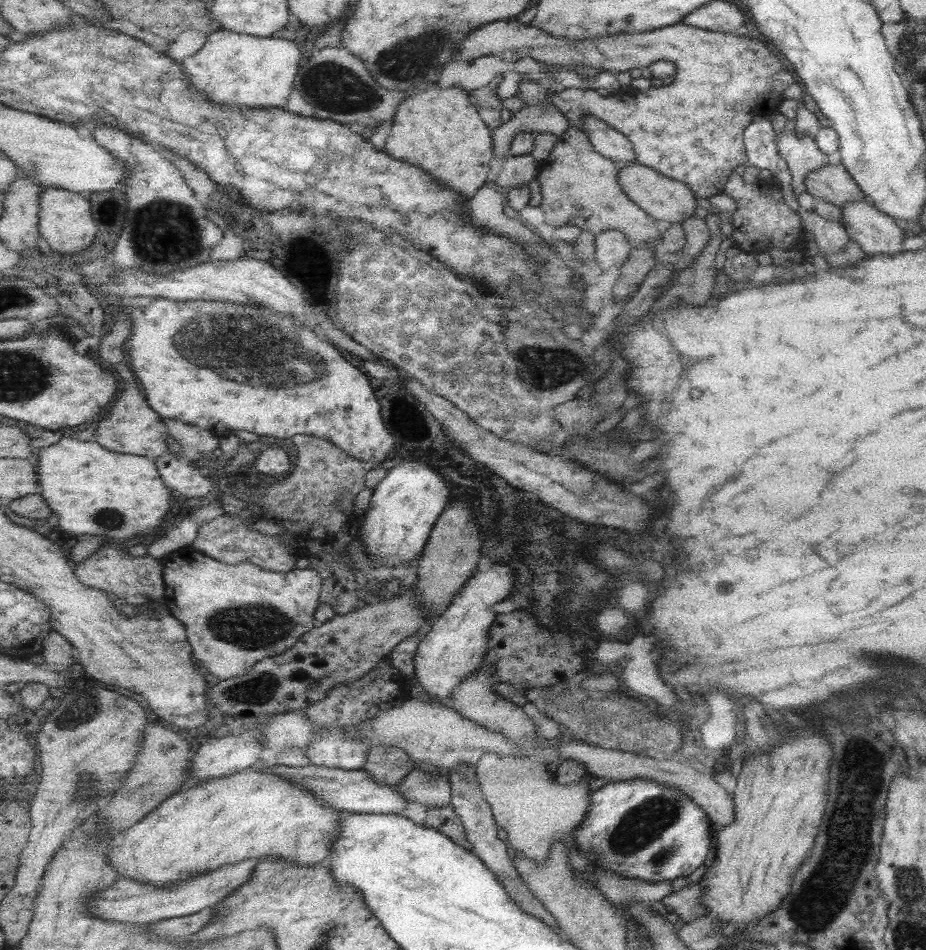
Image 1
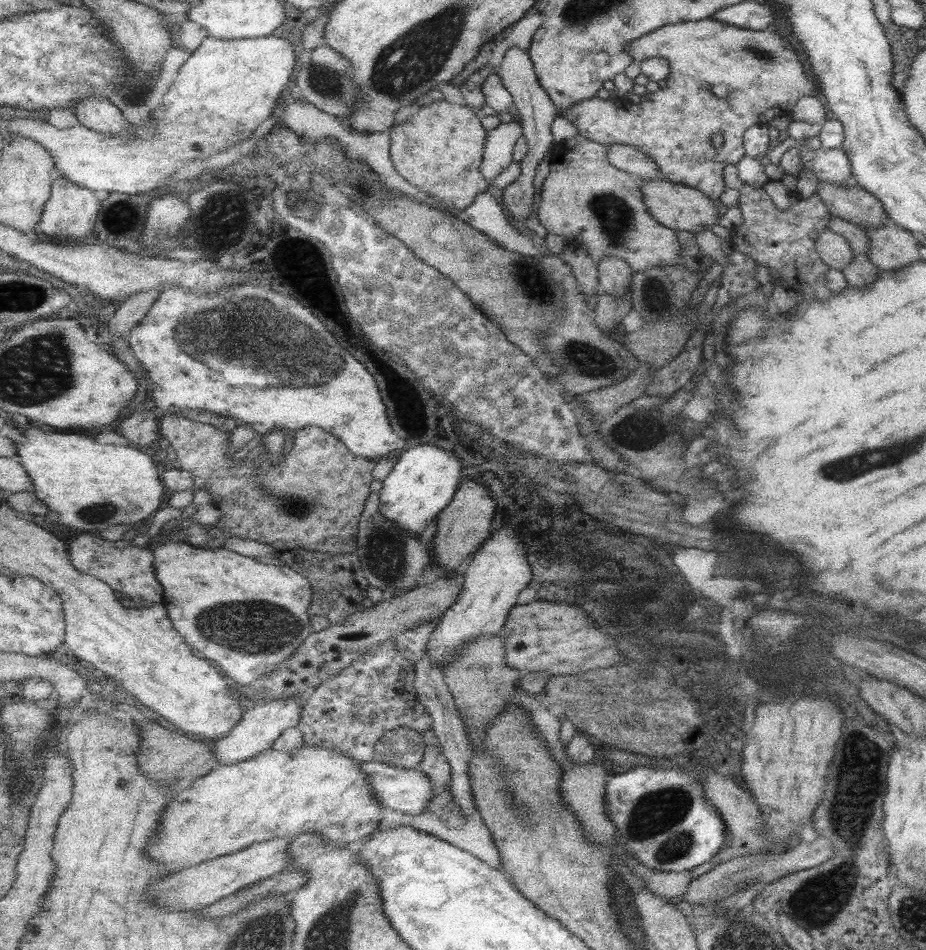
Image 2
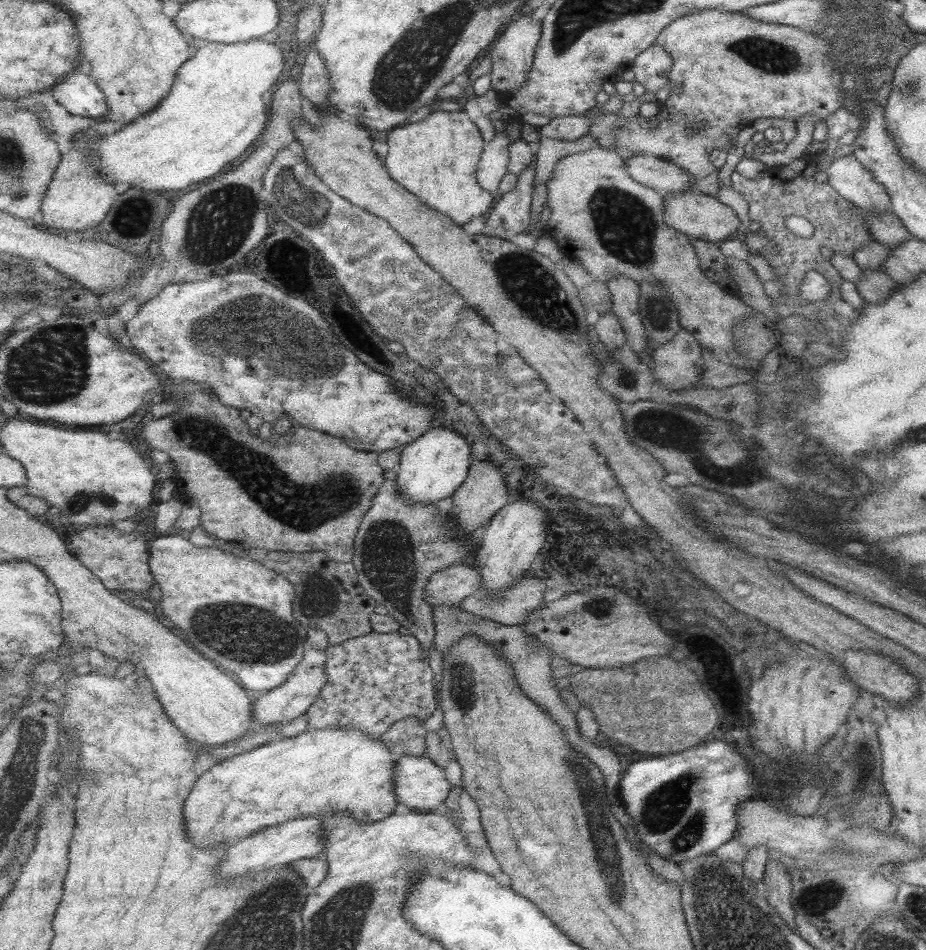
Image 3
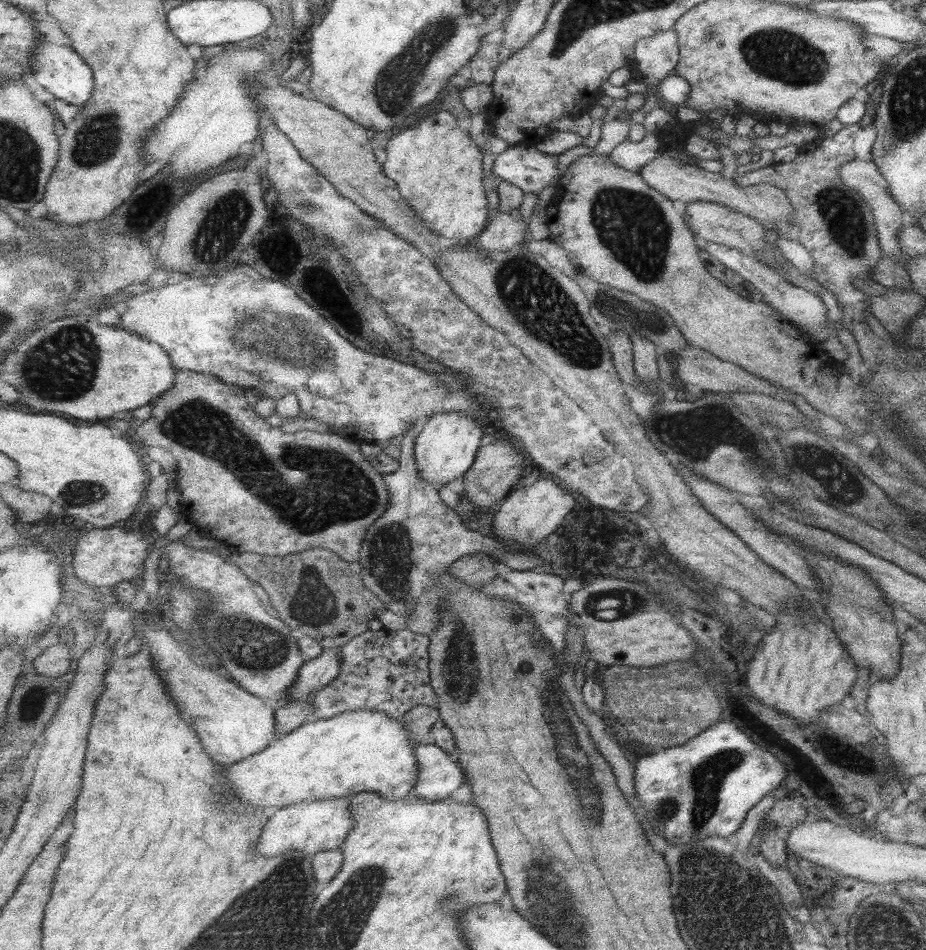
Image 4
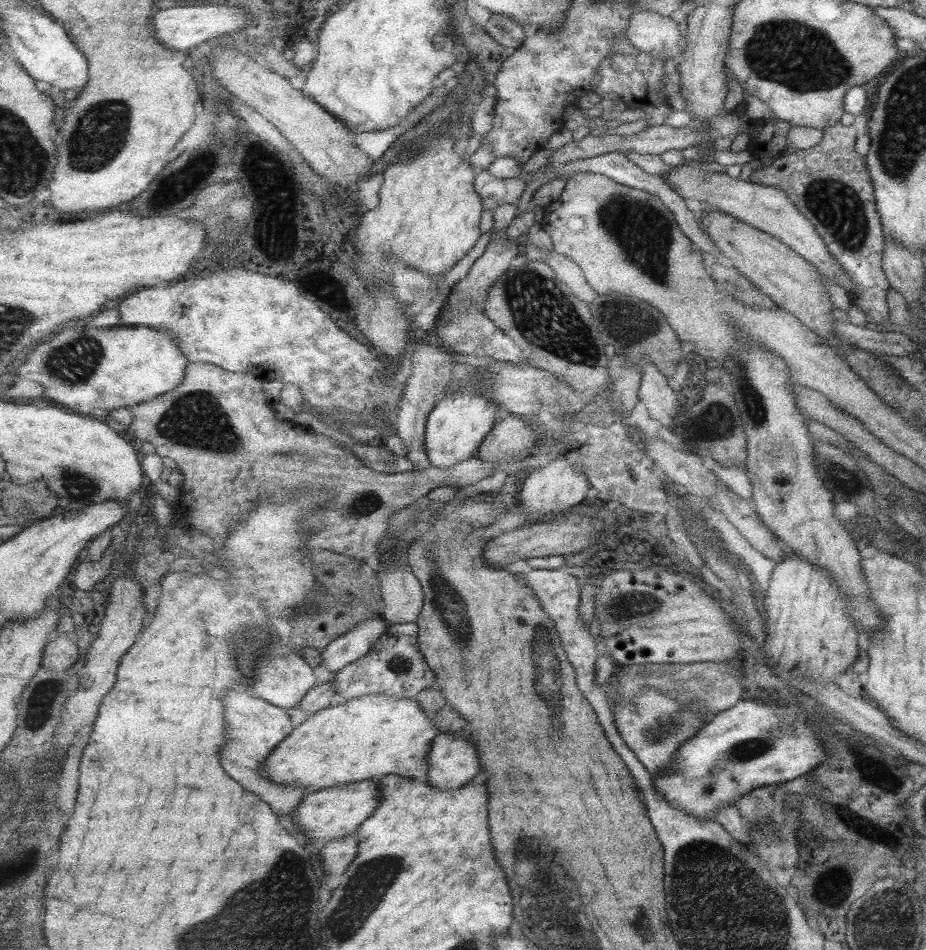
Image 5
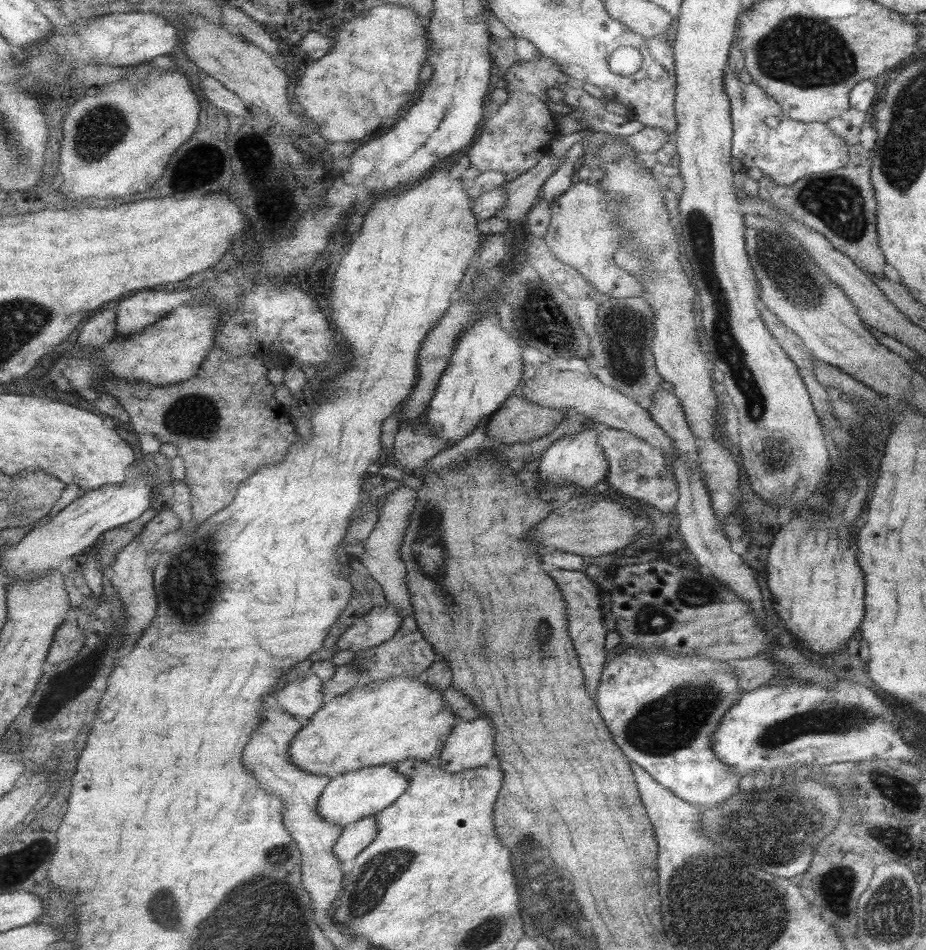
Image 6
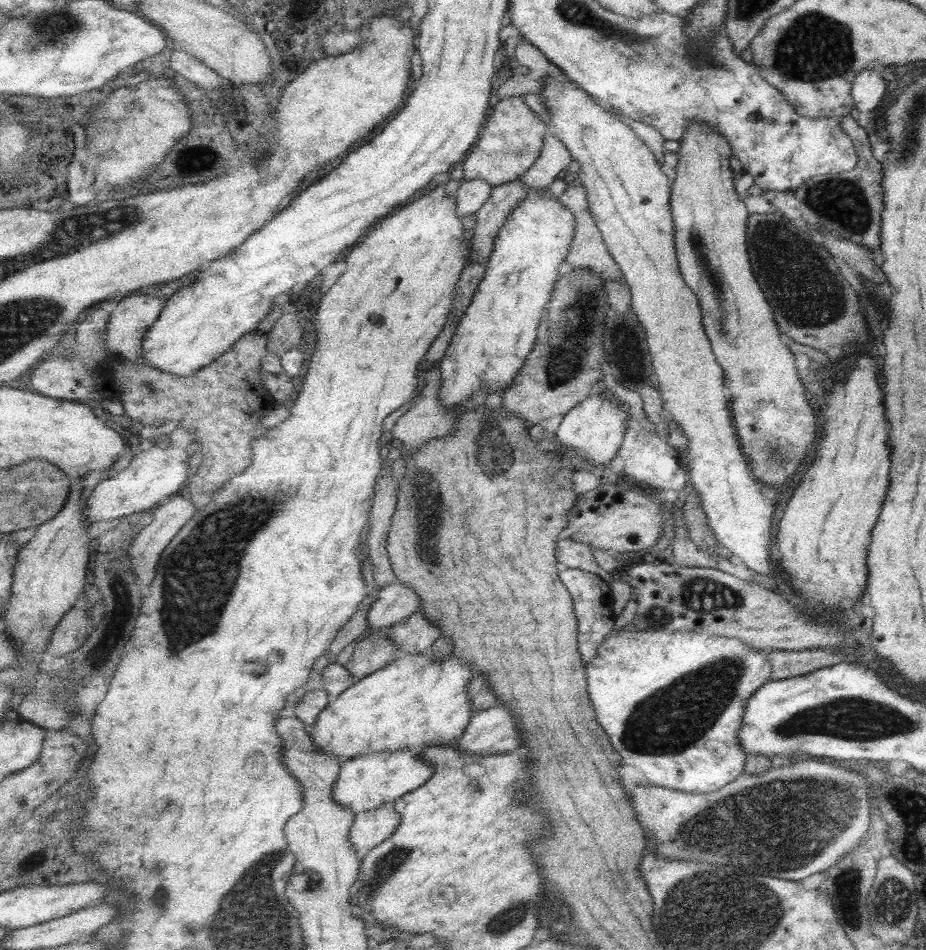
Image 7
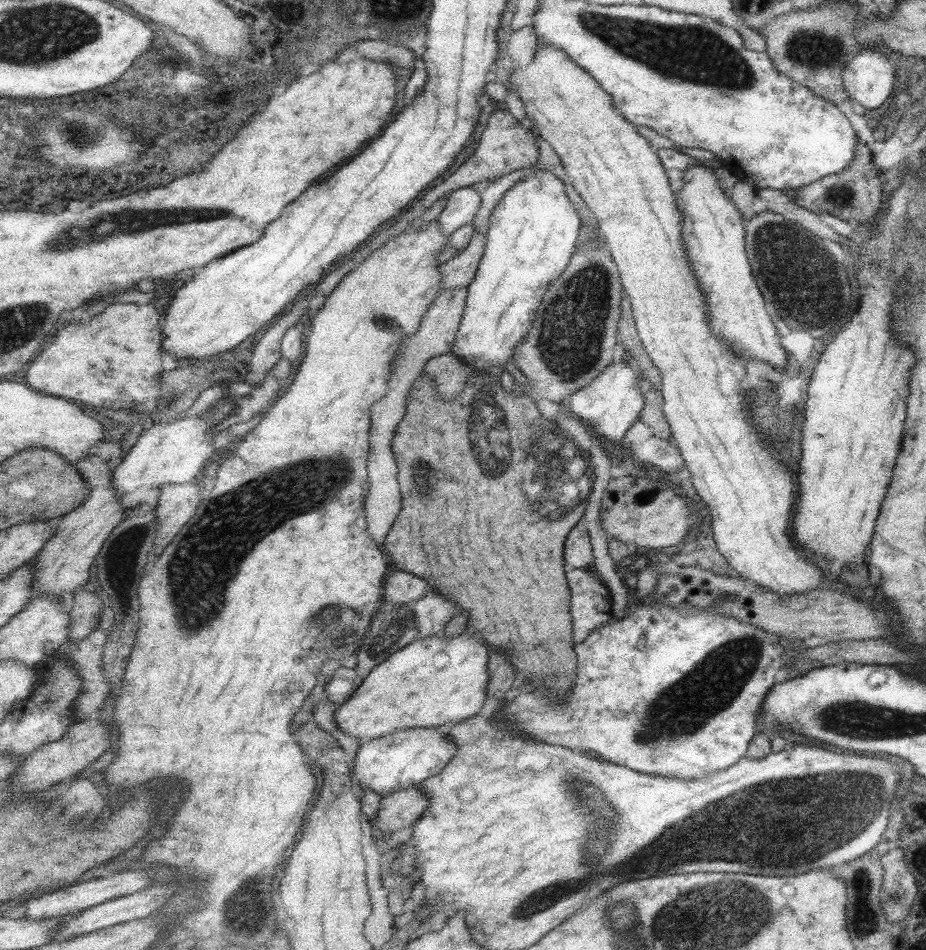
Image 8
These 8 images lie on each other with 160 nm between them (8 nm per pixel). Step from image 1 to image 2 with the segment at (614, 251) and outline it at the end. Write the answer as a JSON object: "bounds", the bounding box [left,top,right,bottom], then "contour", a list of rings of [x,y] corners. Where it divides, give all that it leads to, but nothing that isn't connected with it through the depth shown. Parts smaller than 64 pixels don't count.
{"bounds":[598,256,635,297],"contour":[[[604,256],[598,264],[602,293],[614,297],[623,297],[631,293],[631,276],[635,271],[631,265],[621,257]]]}

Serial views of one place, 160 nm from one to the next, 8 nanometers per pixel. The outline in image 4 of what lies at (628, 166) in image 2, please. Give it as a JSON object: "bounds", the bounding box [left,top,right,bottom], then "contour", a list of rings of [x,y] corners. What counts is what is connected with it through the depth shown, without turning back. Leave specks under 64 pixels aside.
{"bounds":[639,154,794,224],"contour":[[[662,154],[659,158],[646,164],[639,173],[647,184],[672,200],[680,200],[685,203],[707,201],[722,204],[735,212],[751,217],[754,221],[763,220],[767,224],[771,222],[773,224],[794,223],[790,201],[780,188],[771,186],[769,183],[737,186],[733,180],[725,180],[720,172],[709,172],[691,162],[681,162],[667,154]]]}

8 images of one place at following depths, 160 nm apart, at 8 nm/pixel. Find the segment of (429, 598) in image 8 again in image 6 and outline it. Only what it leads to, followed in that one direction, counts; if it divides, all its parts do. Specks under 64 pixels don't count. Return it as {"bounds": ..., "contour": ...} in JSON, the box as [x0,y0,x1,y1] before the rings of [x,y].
{"bounds":[354,616,439,682],"contour":[[[411,616],[403,619],[403,624],[393,639],[377,647],[358,651],[354,662],[356,662],[358,670],[368,670],[368,676],[372,676],[373,681],[381,680],[382,682],[384,678],[394,678],[394,676],[420,677],[431,668],[438,657],[439,654],[423,636],[418,621]]]}

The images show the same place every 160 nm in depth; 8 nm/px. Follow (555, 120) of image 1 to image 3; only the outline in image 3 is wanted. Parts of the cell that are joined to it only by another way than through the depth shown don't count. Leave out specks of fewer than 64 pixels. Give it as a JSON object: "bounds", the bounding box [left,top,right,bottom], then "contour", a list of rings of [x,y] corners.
{"bounds":[478,132,510,200],"contour":[[[505,132],[496,133],[484,148],[478,168],[478,183],[493,192],[493,196],[500,200],[503,196],[497,194],[500,190],[503,177],[510,171],[510,144],[509,136]]]}

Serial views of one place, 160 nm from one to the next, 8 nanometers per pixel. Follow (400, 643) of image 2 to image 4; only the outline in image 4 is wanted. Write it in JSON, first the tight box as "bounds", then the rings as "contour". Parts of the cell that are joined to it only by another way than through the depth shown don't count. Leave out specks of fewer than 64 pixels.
{"bounds":[480,568,570,652],"contour":[[[503,568],[495,578],[488,580],[480,590],[485,594],[496,596],[496,598],[508,598],[517,604],[525,612],[528,612],[538,622],[540,630],[549,640],[551,646],[558,652],[565,650],[565,638],[570,628],[570,602],[565,598],[565,580],[561,576],[553,575],[551,572],[543,572],[547,569],[533,571],[508,570]]]}

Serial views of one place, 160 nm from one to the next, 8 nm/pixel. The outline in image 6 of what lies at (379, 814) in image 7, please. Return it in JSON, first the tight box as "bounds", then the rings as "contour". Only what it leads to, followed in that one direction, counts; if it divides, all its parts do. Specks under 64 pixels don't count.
{"bounds":[335,815,379,862],"contour":[[[373,815],[352,822],[344,827],[341,838],[339,838],[339,842],[335,846],[335,855],[342,862],[353,860],[365,848],[368,848],[369,844],[377,839],[377,836],[379,836],[378,824]]]}

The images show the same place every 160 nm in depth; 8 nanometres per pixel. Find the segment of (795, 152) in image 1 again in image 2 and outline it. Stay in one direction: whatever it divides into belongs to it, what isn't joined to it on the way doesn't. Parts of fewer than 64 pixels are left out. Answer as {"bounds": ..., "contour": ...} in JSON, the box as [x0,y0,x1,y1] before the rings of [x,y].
{"bounds":[796,143,857,185],"contour":[[[805,143],[796,145],[802,160],[802,169],[815,175],[817,181],[836,185],[857,185],[853,181],[849,160],[840,148],[812,149]]]}

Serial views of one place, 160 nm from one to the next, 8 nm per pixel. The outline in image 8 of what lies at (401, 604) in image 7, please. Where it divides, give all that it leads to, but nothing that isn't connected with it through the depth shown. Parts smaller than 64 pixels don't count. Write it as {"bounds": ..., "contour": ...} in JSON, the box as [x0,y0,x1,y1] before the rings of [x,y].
{"bounds":[385,569,431,605],"contour":[[[392,569],[385,580],[385,605],[409,604],[423,598],[431,588],[420,576],[405,570]]]}

